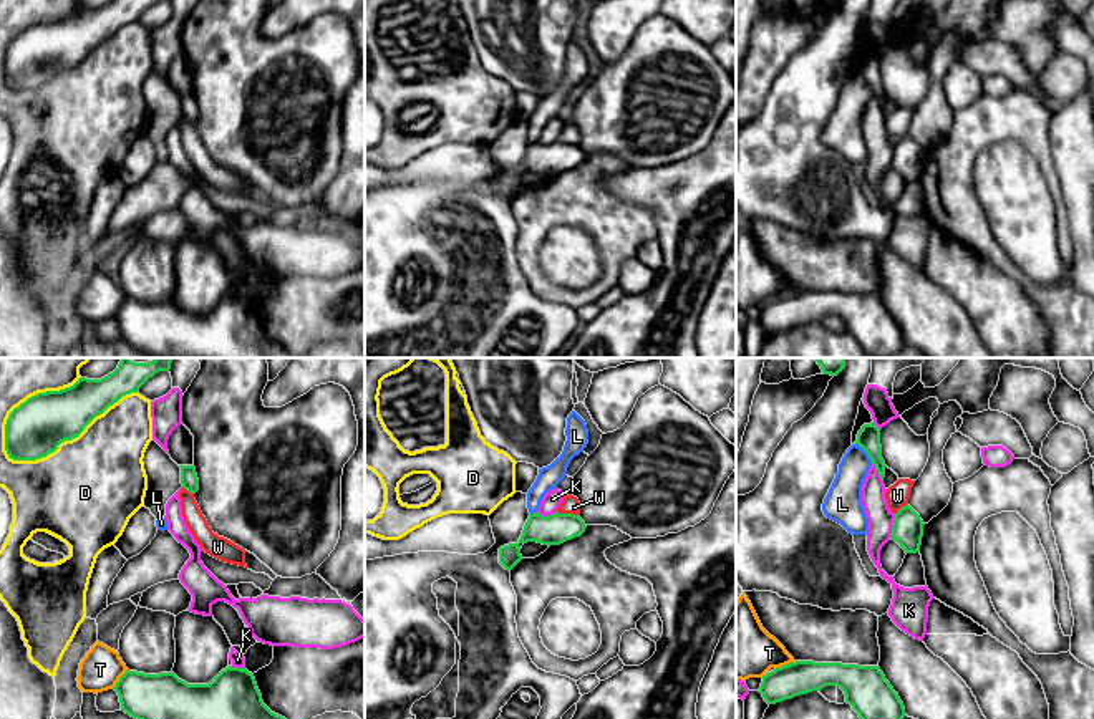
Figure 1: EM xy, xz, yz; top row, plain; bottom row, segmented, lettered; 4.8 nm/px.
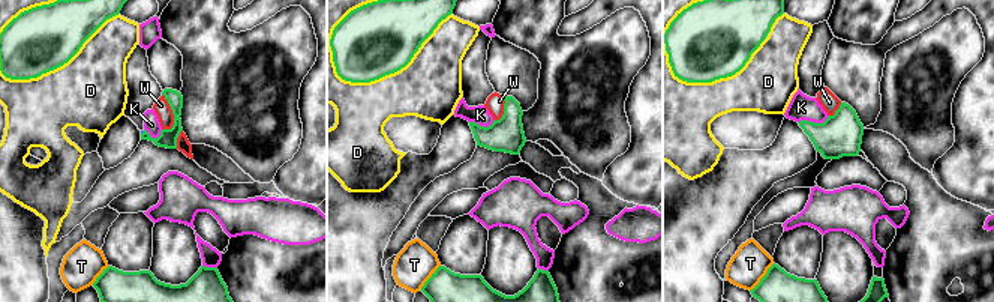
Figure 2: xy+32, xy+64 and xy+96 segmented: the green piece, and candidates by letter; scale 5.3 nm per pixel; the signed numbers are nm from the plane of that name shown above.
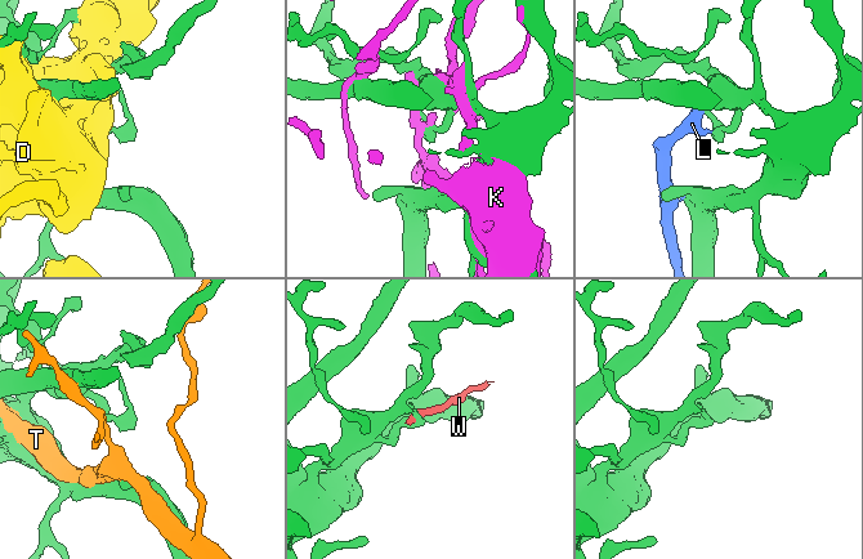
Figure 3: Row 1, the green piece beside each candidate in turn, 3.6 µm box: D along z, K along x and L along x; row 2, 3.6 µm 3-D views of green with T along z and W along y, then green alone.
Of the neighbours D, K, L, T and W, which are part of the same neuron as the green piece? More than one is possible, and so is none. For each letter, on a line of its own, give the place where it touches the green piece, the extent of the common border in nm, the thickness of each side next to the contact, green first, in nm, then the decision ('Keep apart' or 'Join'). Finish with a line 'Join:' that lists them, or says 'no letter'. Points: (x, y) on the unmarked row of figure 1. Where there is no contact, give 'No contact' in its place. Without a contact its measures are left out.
D: Touches green at xy (68, 68). Shared border 700 nm. Thickness 280 nm (green) against 480 nm. Keep apart
K: Touches green at yz (894, 154). Shared border 120 nm. Thickness 150 nm (green) against 130 nm. Keep apart
L: Touches green at yz (866, 80). Shared border 130 nm. Thickness 110 nm (green) against 170 nm. Keep apart
T: Touches green at yz (786, 294). Shared border 110 nm. Thickness 160 nm (green) against 300 nm. Keep apart
W: Touches green at xz (567, 143). Shared border 110 nm. Thickness 150 nm (green) against 90 nm. Keep apart
Join: no letter

